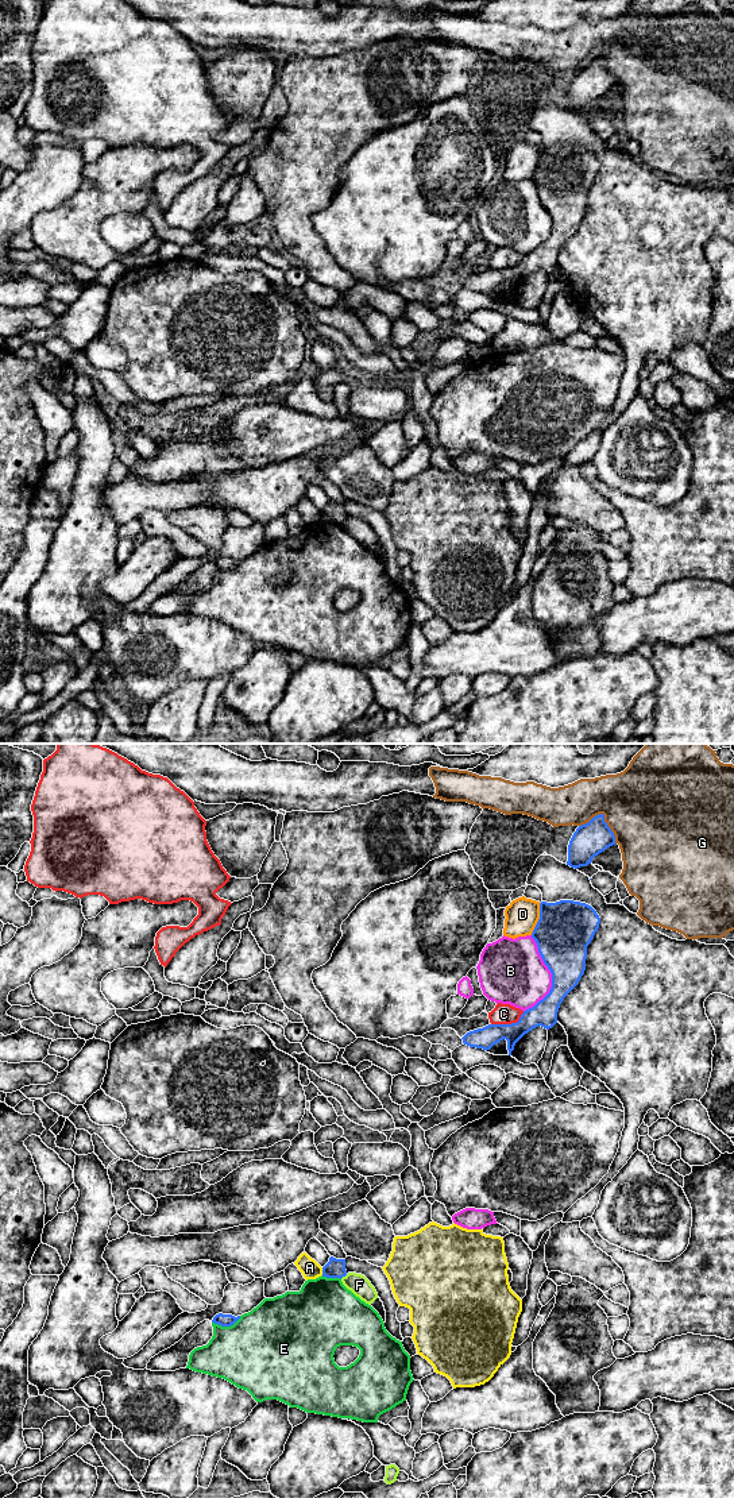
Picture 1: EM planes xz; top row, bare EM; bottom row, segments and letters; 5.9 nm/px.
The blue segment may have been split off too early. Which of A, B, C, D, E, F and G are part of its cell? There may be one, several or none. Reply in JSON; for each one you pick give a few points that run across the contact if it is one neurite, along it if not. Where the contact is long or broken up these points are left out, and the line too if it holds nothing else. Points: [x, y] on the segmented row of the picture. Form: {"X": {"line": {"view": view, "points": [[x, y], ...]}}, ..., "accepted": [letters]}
{"accepted": []}

